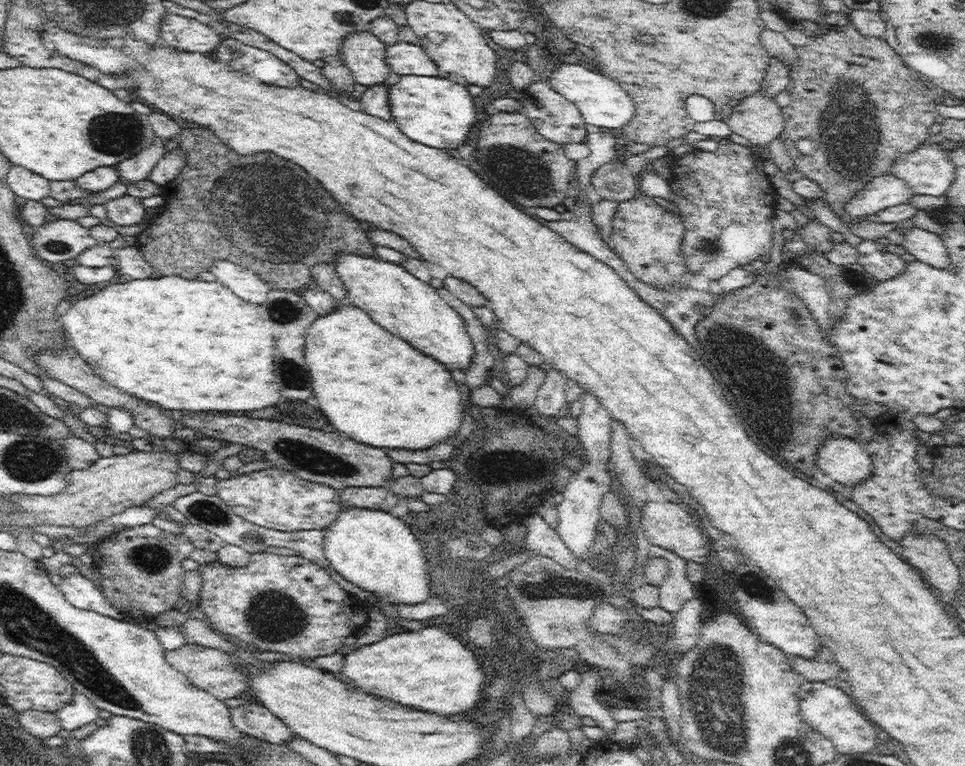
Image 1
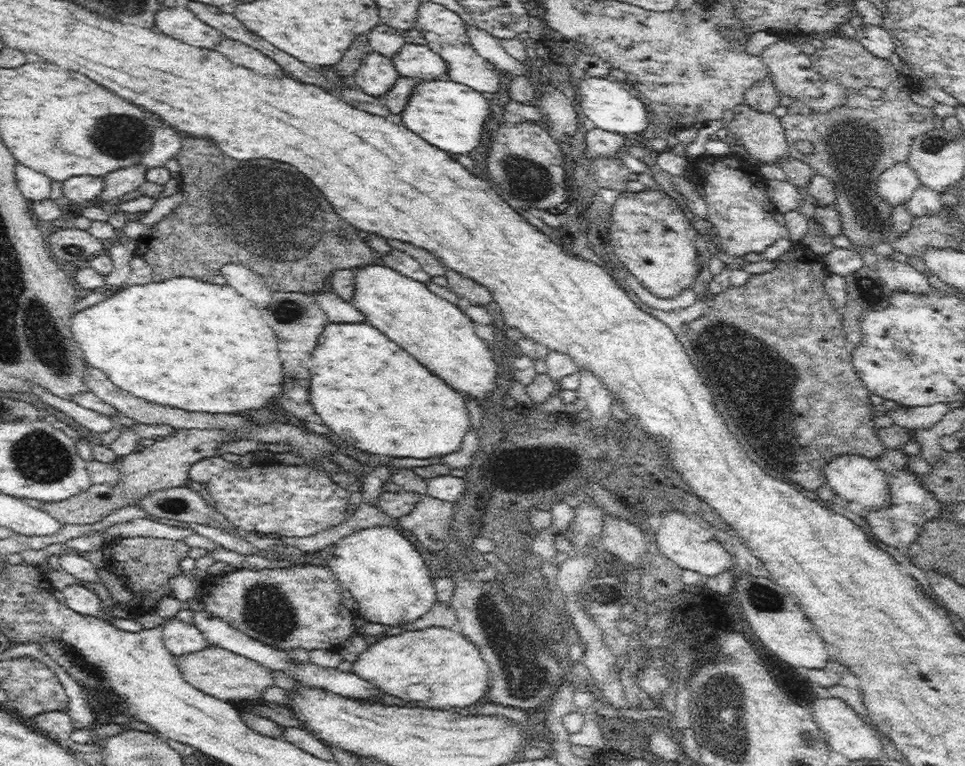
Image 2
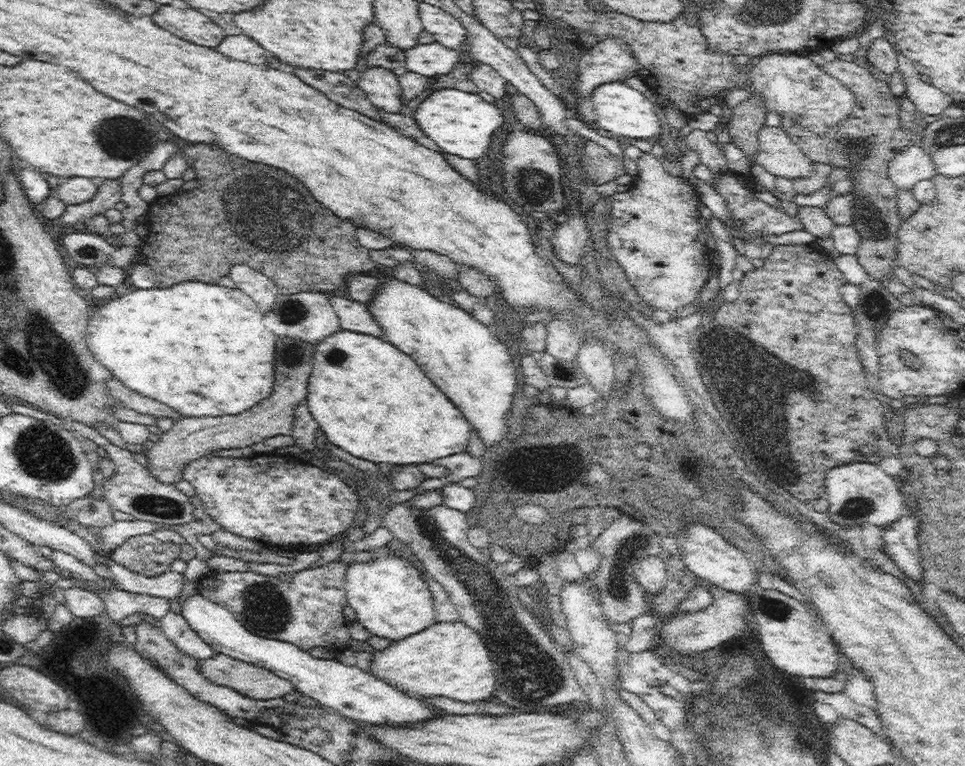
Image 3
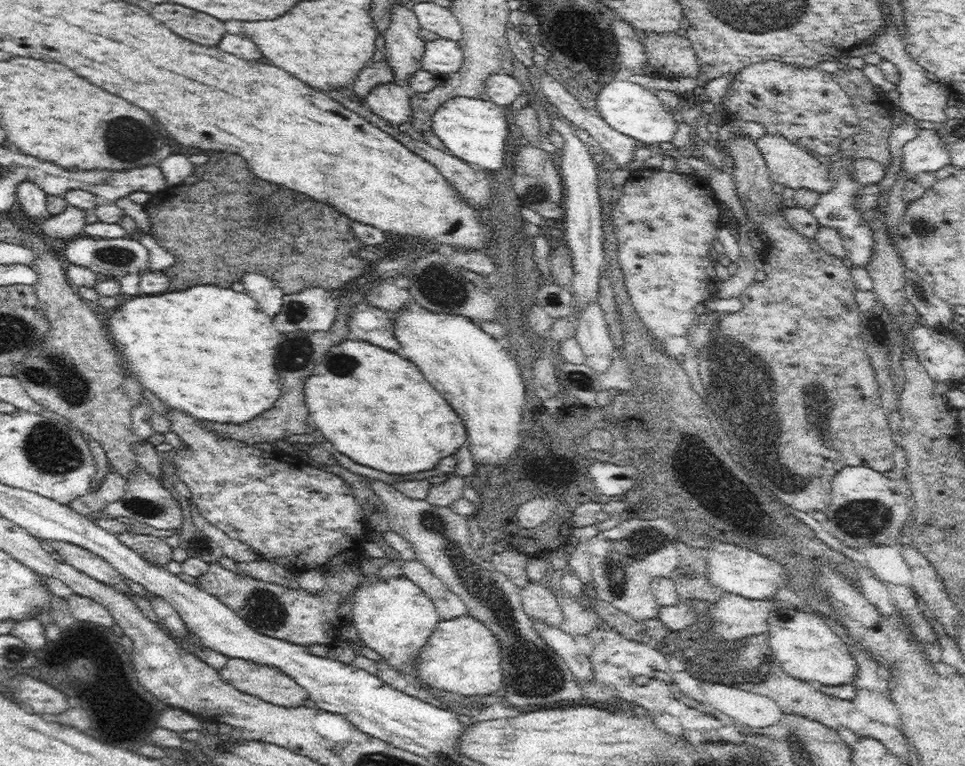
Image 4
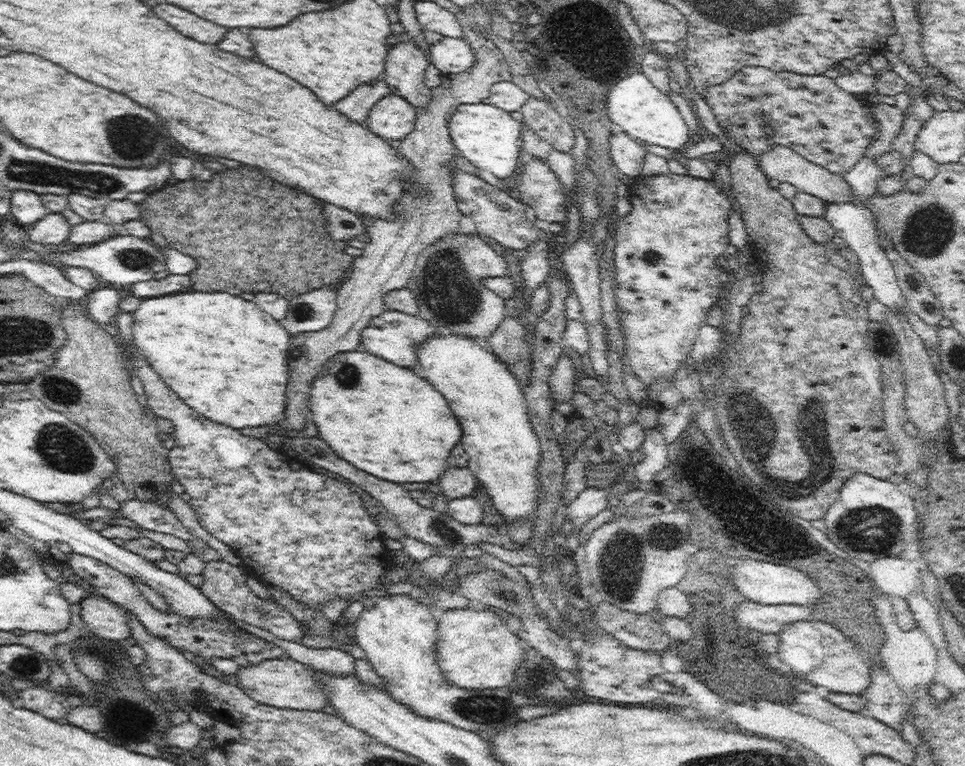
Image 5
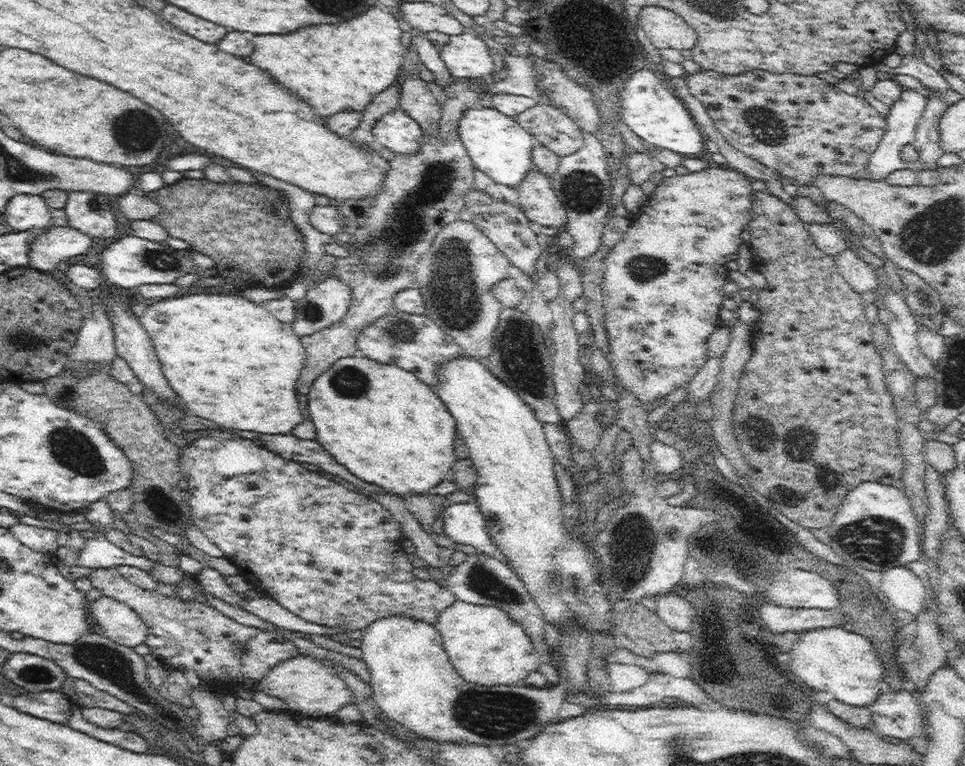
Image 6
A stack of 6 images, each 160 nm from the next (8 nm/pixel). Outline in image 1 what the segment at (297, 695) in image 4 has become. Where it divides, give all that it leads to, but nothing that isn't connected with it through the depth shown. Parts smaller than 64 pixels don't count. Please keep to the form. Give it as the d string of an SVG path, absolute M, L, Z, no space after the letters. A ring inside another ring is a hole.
M183 644L176 650L165 650L166 660L172 668L179 670L189 681L198 688L213 694L221 701L238 697L241 692L248 690L247 672L233 654L228 654L216 648L208 648L200 644Z

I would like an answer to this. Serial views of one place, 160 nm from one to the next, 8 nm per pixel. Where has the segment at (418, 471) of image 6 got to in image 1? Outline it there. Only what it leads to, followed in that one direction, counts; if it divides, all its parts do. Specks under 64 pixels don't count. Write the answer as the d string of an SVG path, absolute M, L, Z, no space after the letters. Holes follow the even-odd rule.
M341 301L336 310L319 316L308 328L305 342L306 364L310 366L314 394L320 398L324 414L332 418L332 426L340 430L338 433L355 442L384 450L428 449L458 433L463 421L463 408L459 384L451 372L434 358L376 325L364 310Z

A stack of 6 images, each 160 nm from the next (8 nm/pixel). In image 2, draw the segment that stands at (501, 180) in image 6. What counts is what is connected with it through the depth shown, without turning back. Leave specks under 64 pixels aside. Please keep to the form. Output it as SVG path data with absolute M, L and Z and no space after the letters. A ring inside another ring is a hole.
M430 79L418 80L411 94L401 114L408 130L450 154L466 154L478 146L486 120L492 116L490 104L481 92L453 80Z

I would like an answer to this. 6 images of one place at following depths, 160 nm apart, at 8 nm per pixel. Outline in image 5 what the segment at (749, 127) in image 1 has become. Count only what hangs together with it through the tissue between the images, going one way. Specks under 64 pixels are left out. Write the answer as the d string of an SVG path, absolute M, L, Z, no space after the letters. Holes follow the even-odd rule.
M774 145L758 156L758 159L761 169L769 179L776 178L780 182L793 184L799 192L805 192L821 198L826 203L847 204L847 202L853 201L855 197L851 191L850 184L848 184L842 173L830 172L827 168L806 160L800 154L790 149L790 147Z

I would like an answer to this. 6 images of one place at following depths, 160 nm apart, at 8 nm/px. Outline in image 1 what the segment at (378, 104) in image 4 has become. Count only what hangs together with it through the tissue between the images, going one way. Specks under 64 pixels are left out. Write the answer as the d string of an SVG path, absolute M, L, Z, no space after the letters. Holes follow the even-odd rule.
M370 30L354 31L343 40L339 55L357 84L371 87L383 83L391 72L385 59L387 47Z

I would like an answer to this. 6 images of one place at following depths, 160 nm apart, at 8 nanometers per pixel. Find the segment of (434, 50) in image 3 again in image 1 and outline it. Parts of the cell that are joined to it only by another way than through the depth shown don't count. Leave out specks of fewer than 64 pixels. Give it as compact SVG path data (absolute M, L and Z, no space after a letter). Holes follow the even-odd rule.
M407 42L394 43L386 49L386 62L394 74L416 76L436 76L436 63L422 50L418 44Z

